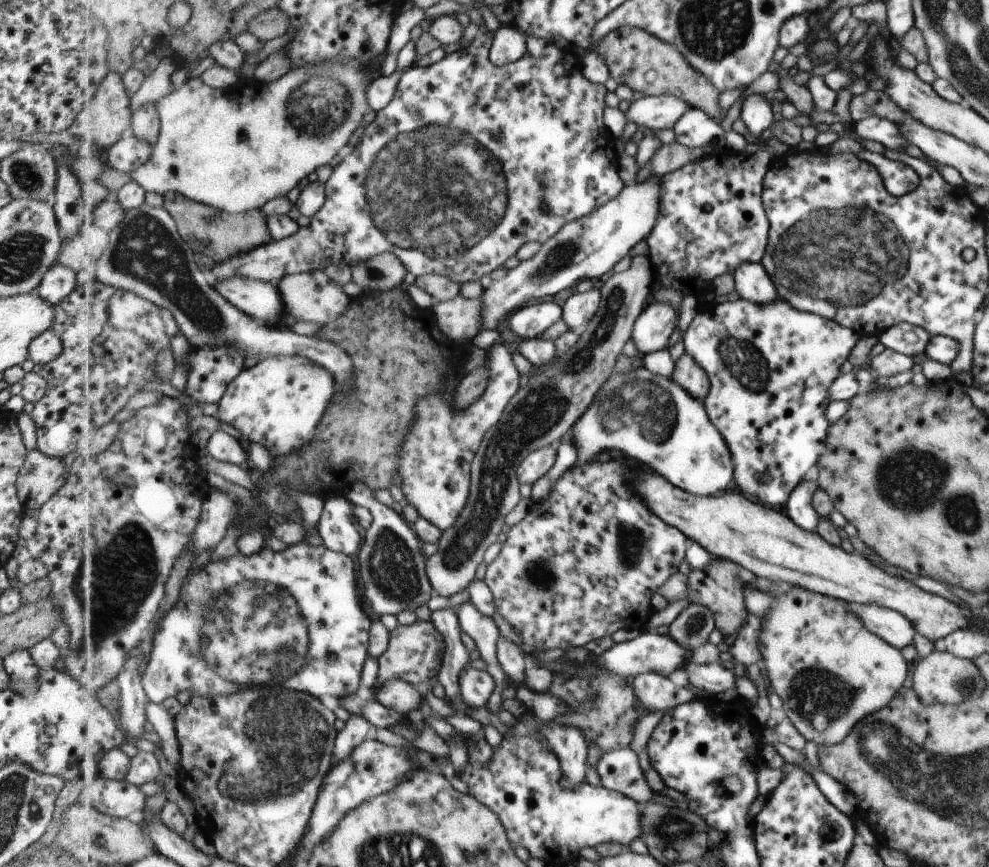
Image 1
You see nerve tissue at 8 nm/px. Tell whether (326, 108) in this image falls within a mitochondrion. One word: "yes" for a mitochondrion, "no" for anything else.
yes

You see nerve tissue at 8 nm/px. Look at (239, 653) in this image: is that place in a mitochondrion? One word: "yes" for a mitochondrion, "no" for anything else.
yes

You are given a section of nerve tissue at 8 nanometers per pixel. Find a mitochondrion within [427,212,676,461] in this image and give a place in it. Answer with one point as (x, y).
(562, 256)

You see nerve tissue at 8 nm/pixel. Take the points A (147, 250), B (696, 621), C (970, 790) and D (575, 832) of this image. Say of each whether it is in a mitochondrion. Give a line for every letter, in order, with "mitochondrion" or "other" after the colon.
A: mitochondrion
B: mitochondrion
C: mitochondrion
D: other

